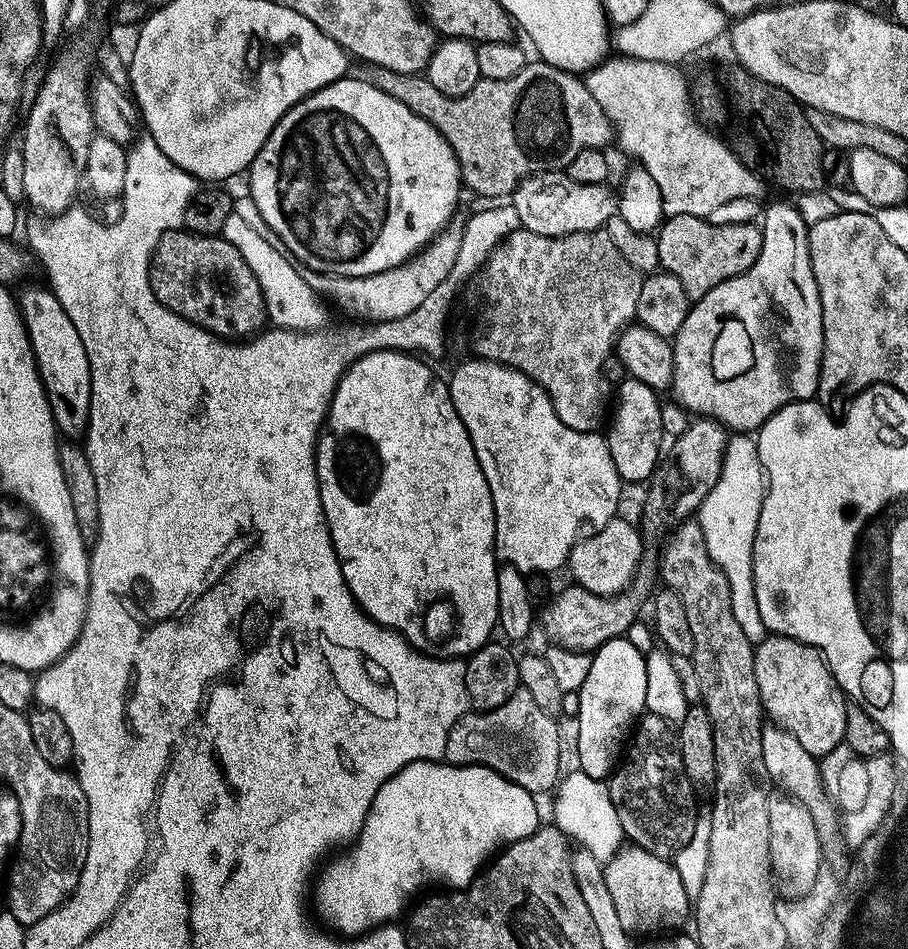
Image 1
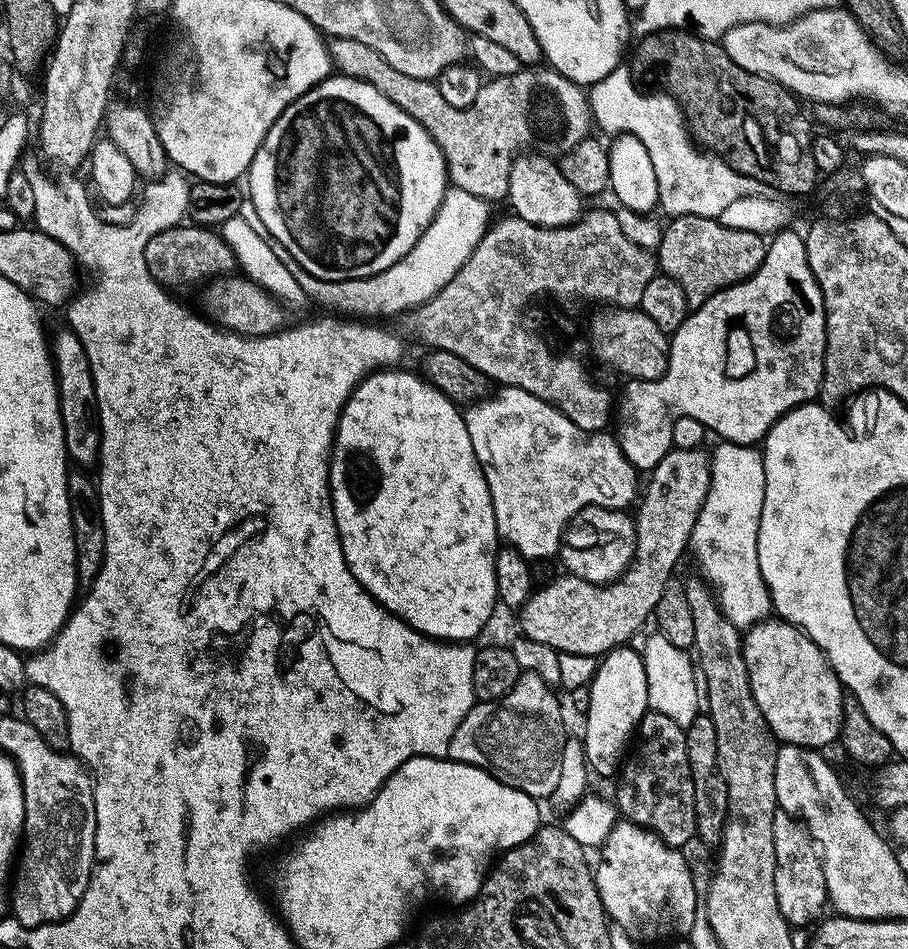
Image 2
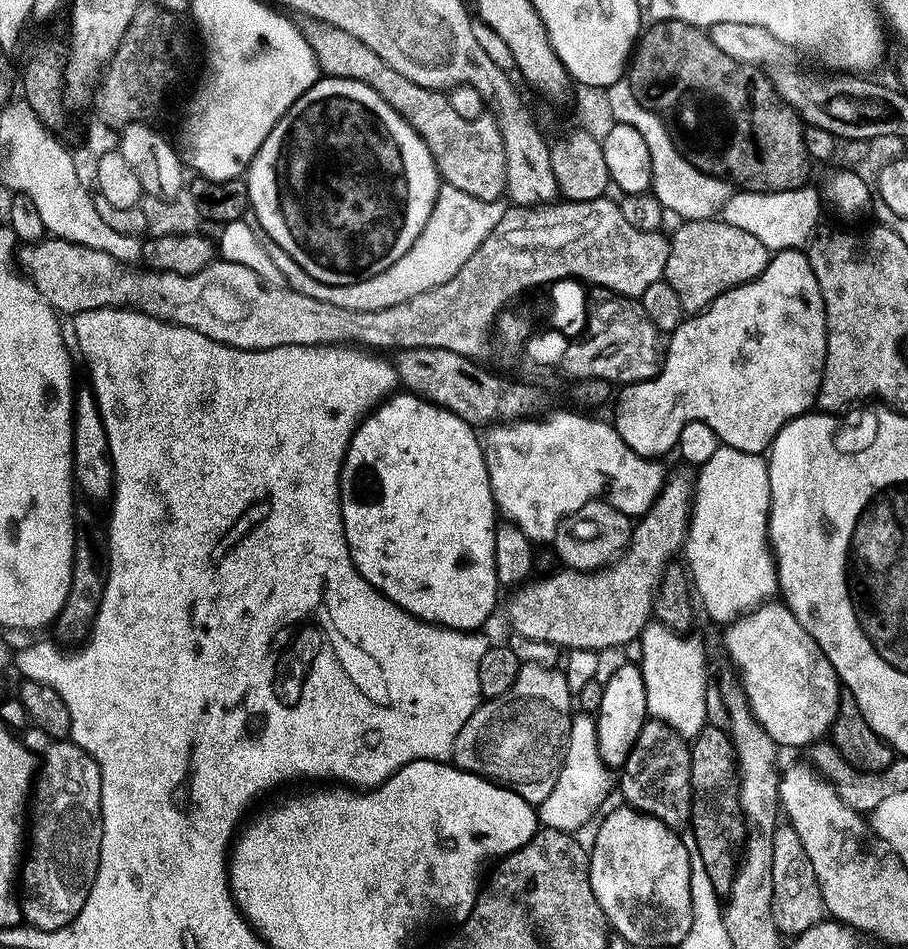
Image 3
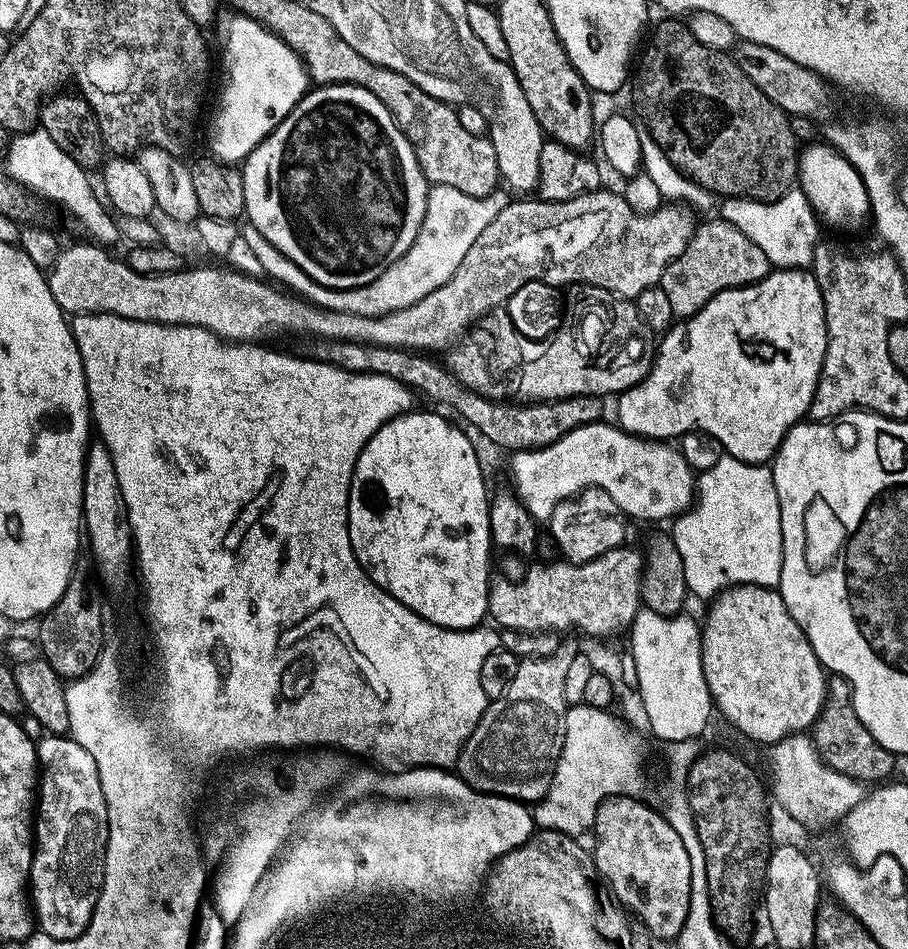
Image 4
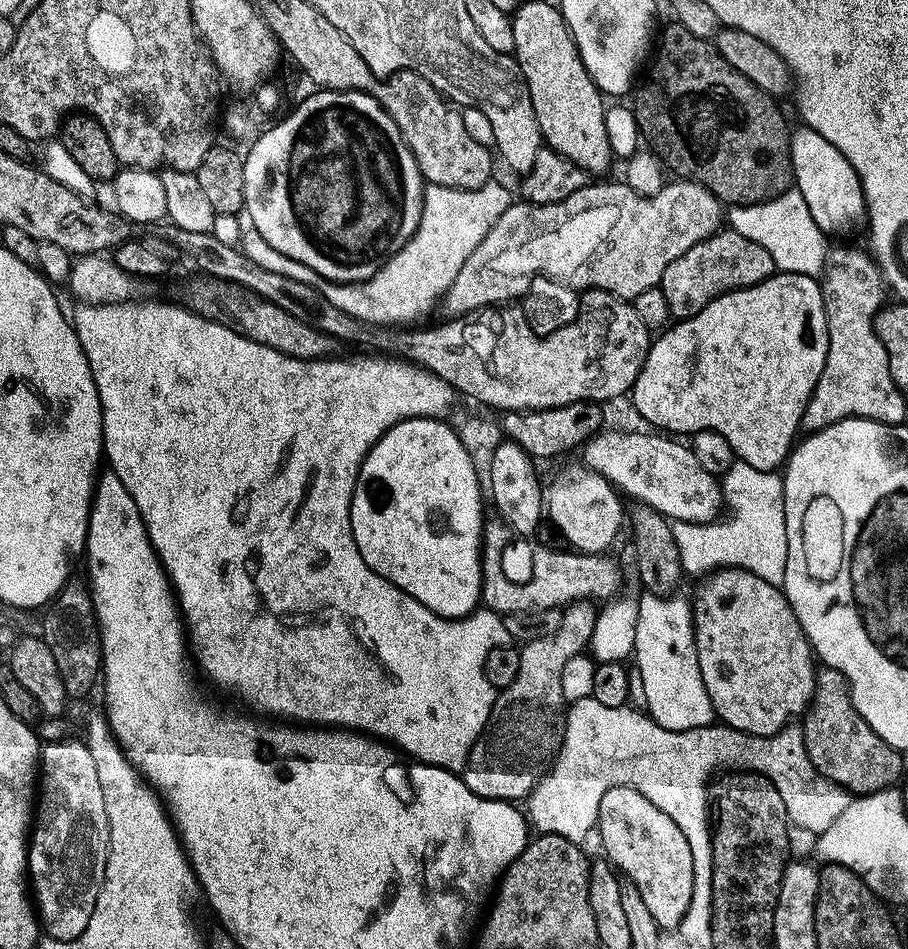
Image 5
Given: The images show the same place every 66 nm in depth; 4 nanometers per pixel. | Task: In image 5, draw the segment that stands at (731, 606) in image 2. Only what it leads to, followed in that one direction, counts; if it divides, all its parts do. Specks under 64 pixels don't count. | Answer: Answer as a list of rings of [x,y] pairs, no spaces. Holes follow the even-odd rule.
[[[736,460],[722,473],[722,491],[726,514],[708,524],[681,520],[672,524],[681,569],[687,575],[689,572],[704,578],[722,568],[741,568],[766,582],[783,585],[788,549],[783,475],[779,471],[754,470],[744,460]]]

